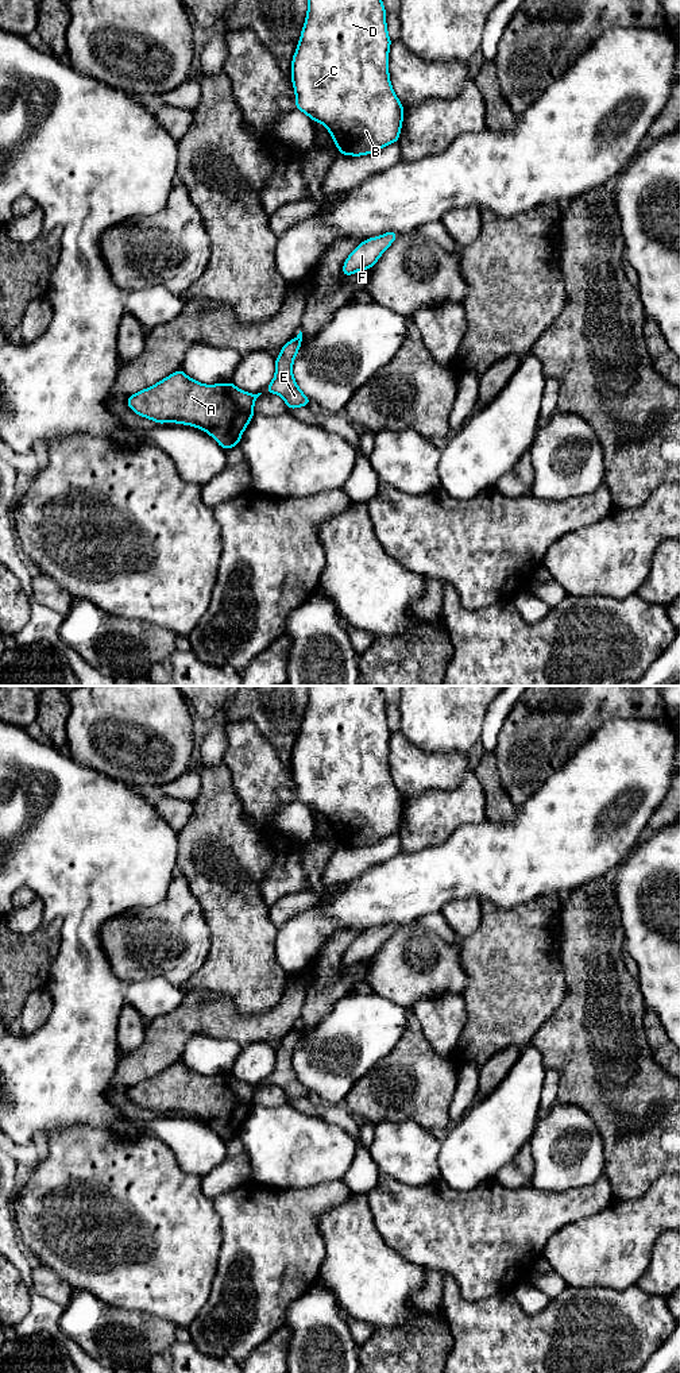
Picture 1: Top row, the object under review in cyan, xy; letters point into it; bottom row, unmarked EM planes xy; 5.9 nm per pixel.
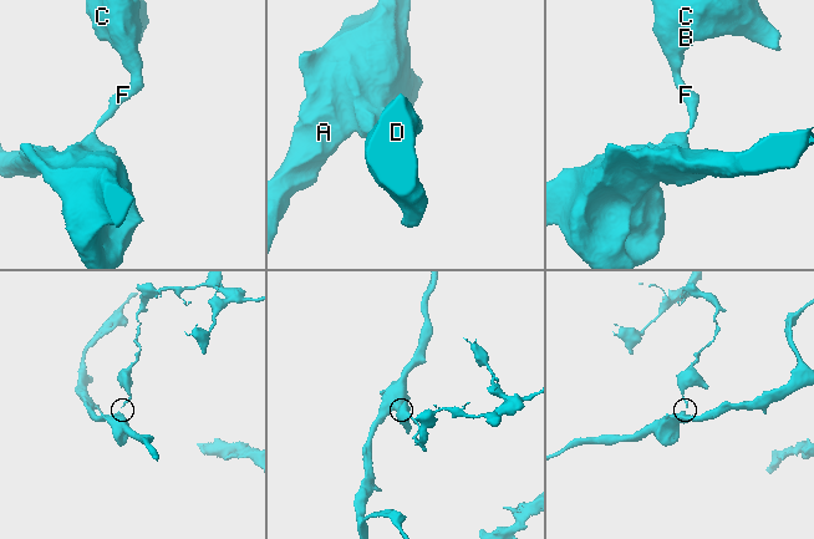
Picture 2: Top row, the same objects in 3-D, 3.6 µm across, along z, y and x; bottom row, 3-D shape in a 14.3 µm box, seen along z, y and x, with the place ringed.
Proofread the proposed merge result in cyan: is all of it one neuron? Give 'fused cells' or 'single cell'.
fused cells

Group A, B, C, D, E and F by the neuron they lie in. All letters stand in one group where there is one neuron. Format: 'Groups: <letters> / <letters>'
Groups: A E / B C D F

